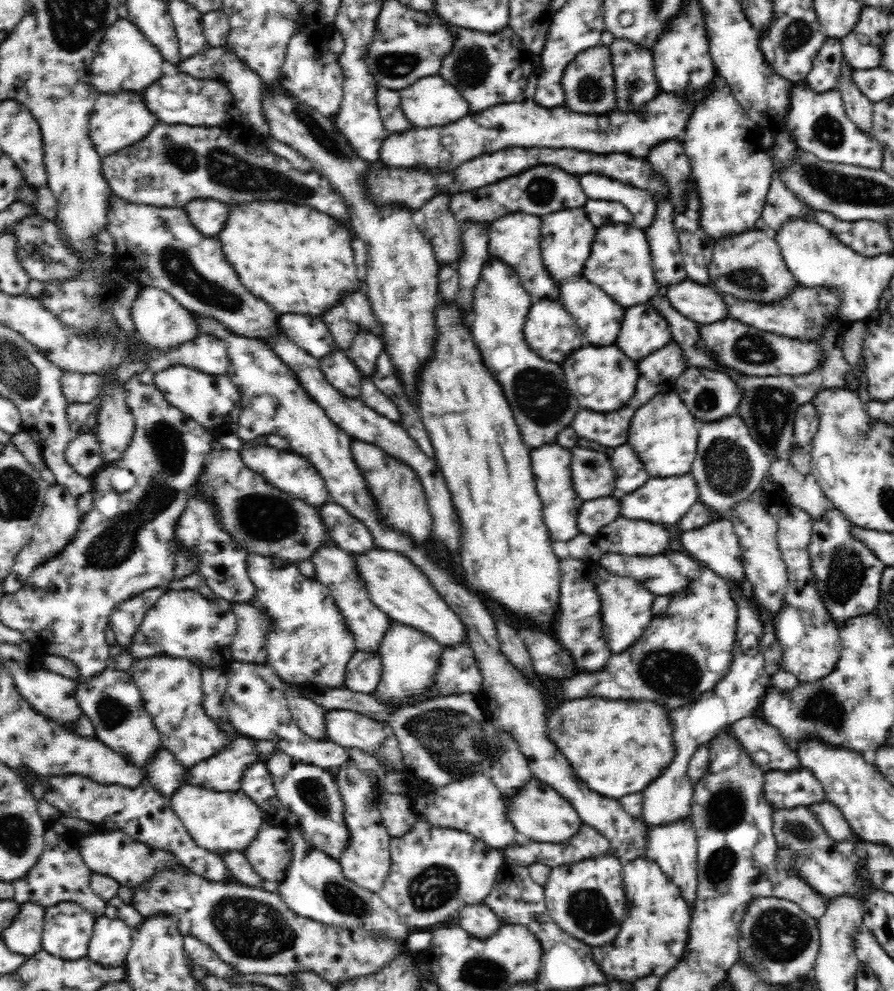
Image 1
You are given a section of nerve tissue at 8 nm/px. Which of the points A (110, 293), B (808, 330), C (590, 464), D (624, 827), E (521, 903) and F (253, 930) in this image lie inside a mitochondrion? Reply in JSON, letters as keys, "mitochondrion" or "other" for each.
{"A":"other","B":"other","C":"other","D":"other","E":"other","F":"mitochondrion"}

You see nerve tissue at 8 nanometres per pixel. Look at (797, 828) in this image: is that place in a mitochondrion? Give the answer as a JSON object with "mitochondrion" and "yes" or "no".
{"mitochondrion":"yes"}

